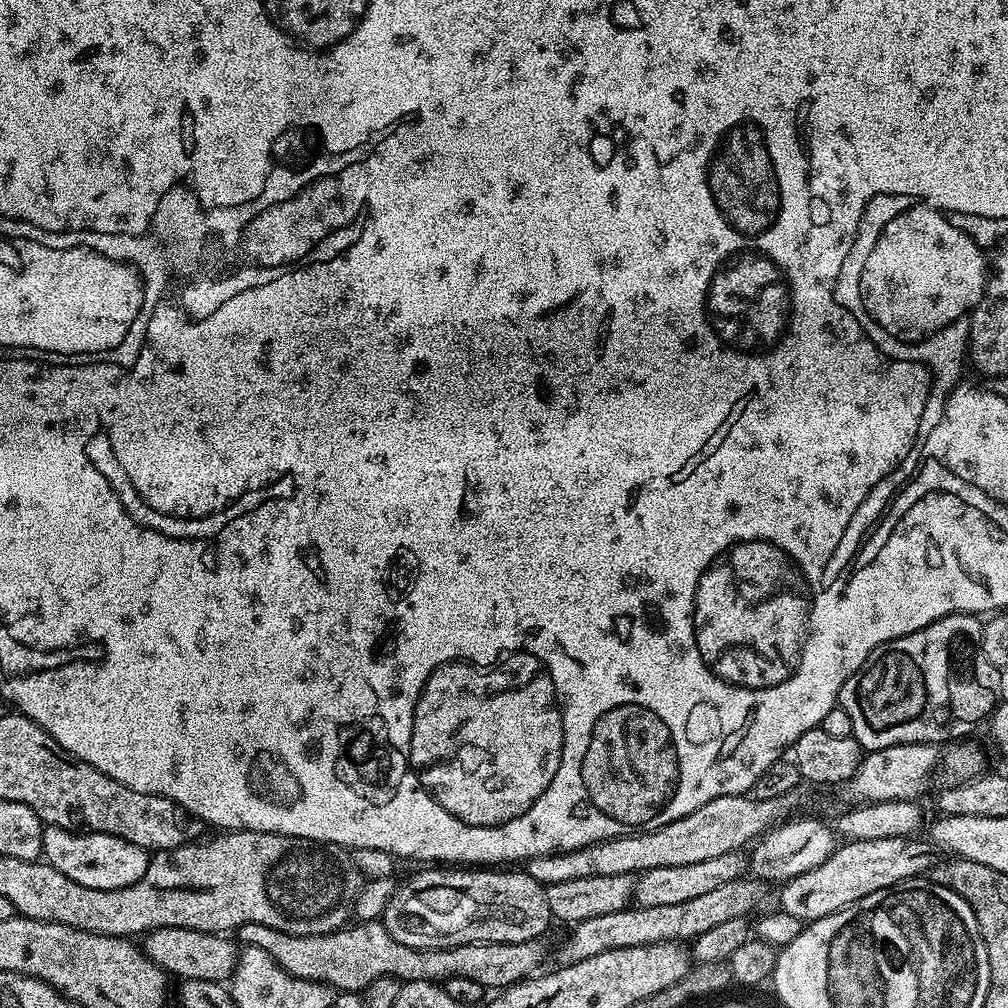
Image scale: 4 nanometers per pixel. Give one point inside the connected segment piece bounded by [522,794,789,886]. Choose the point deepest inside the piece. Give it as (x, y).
(728, 824)

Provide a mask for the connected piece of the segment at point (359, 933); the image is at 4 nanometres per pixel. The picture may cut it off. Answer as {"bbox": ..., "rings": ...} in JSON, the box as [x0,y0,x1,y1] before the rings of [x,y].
{"bbox":[238,920,544,993],"rings":[[[366,920],[352,922],[330,934],[314,934],[313,936],[299,936],[298,934],[286,934],[282,930],[274,930],[270,926],[261,924],[244,924],[238,929],[241,945],[249,944],[258,946],[286,970],[294,978],[313,980],[319,984],[327,984],[337,993],[354,992],[363,993],[374,978],[394,978],[401,982],[405,980],[434,980],[443,982],[452,976],[458,978],[470,978],[470,982],[478,982],[485,990],[503,990],[512,984],[519,984],[527,980],[537,971],[540,959],[544,956],[543,943],[540,940],[527,940],[526,942],[486,942],[485,944],[459,944],[453,948],[415,948],[414,946],[402,946],[398,938],[394,938],[384,929],[380,920]]]}

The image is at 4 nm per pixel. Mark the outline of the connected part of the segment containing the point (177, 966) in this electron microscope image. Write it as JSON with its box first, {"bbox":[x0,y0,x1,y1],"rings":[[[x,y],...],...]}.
{"bbox":[143,928,238,982],"rings":[[[156,928],[143,937],[144,953],[163,968],[169,977],[180,980],[214,980],[228,982],[232,979],[232,972],[236,969],[238,948],[228,941],[227,935],[219,932],[203,932],[189,928]]]}

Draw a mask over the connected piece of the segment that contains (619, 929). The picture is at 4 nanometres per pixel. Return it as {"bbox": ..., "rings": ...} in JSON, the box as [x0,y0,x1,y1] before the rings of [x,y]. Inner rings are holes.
{"bbox":[560,878,765,962],"rings":[[[741,878],[734,882],[726,882],[723,886],[718,886],[714,890],[702,894],[699,898],[689,898],[687,902],[674,902],[674,906],[629,906],[618,910],[614,914],[602,914],[599,918],[586,918],[580,924],[571,925],[568,941],[560,948],[561,961],[575,962],[594,958],[594,954],[602,954],[606,950],[622,950],[630,946],[646,946],[647,944],[657,944],[667,940],[677,942],[691,942],[697,936],[706,934],[706,930],[713,926],[719,926],[722,922],[730,922],[730,918],[745,919],[749,914],[755,913],[756,907],[760,904],[760,899],[764,896],[765,885],[755,878]]]}

